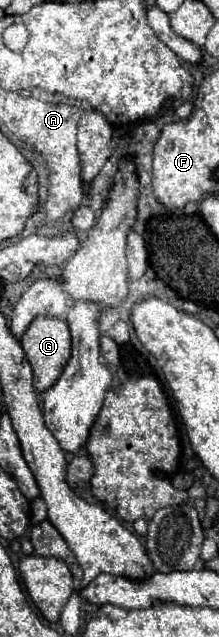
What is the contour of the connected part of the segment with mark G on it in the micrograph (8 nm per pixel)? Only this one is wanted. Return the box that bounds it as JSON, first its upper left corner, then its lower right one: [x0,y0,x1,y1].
[20,316,70,392]

